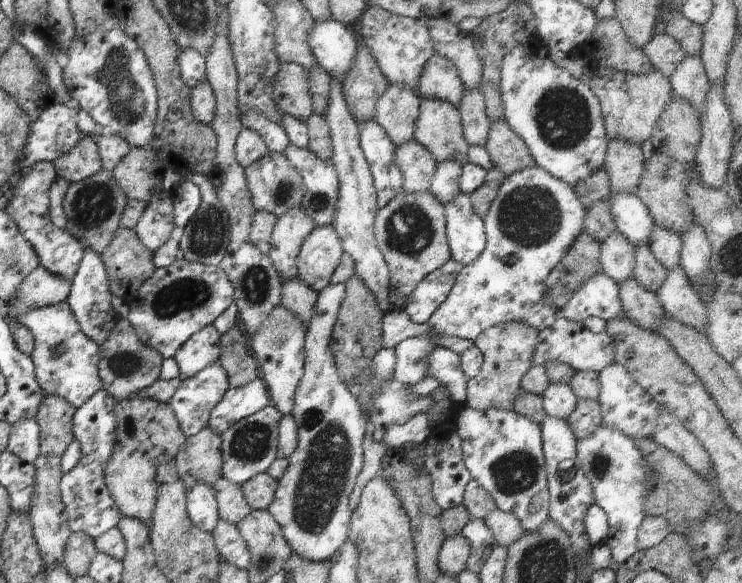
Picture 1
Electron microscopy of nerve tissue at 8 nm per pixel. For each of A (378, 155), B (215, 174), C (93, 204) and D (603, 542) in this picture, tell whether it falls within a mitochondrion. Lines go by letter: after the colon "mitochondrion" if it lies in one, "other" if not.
A: other
B: other
C: mitochondrion
D: other

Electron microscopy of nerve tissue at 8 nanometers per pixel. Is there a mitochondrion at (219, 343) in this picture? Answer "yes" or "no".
no

